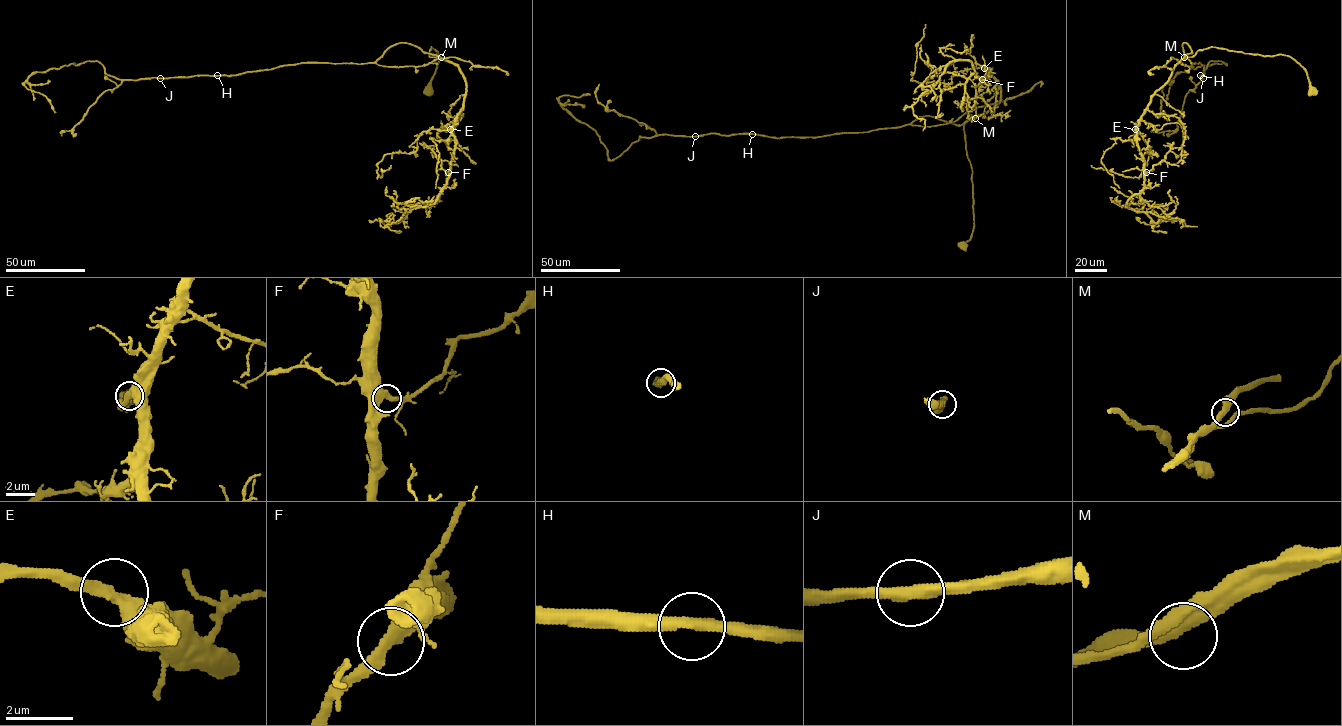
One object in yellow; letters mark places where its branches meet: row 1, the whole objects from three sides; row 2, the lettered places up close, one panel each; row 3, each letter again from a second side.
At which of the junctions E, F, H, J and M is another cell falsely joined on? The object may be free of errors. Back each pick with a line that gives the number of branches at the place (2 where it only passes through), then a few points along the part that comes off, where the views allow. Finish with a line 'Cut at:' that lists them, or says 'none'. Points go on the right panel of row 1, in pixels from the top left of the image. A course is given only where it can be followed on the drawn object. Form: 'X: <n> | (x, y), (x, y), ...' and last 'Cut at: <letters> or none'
Cut at: none

